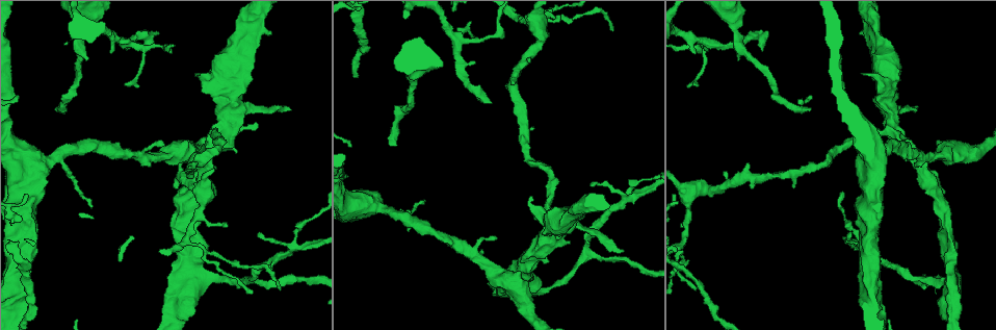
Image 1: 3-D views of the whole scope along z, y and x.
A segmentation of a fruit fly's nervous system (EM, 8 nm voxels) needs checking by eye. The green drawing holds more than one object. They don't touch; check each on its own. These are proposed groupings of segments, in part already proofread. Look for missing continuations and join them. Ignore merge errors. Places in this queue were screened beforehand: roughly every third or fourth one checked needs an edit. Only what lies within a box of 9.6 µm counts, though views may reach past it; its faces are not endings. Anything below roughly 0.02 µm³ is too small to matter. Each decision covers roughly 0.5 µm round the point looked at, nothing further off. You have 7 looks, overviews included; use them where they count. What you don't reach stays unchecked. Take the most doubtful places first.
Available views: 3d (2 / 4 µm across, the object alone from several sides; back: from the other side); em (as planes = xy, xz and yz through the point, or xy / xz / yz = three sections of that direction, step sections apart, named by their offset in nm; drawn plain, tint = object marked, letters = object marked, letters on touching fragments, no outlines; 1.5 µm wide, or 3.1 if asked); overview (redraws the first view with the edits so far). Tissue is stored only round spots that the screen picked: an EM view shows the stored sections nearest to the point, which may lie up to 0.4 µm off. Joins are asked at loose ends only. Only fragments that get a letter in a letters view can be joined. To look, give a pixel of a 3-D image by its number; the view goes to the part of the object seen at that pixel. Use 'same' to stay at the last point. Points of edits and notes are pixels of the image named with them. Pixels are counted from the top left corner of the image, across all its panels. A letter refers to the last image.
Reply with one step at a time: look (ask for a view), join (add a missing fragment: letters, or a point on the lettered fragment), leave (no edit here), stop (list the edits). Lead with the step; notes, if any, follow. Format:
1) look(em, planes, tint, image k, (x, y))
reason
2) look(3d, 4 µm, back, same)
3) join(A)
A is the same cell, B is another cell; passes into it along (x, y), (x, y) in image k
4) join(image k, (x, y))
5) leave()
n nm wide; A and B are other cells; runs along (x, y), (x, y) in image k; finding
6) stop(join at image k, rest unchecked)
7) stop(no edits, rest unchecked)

look(em, planes, letters, image 1, (953, 248))
an open end

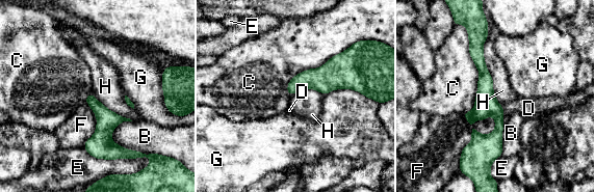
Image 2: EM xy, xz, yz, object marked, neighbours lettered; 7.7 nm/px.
leave()
B, C, D, E, F, G and H are other cells; border along (487, 36), (484, 63), (501, 106) in image 2; none of them fits

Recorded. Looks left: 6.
look(em, 3.1 µm, planes, tint, image 1, (253, 59))
an open end

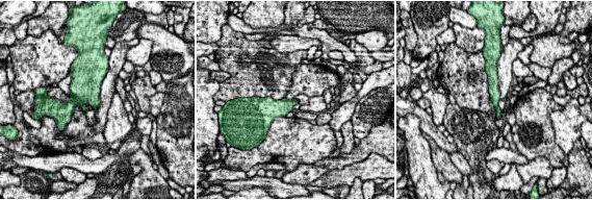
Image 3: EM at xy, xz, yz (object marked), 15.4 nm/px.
look(em, 3.1 µm, planes, letters, same)
see the neighbours

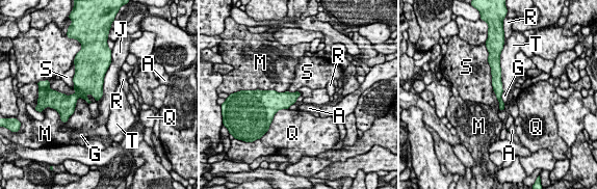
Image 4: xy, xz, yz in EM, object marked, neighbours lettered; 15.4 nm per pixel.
leave()
J touches over 700 nm; A, G, J, M, Q, R, S and T are other cells; none of them fits

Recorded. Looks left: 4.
look(em, planes, letters, image 1, (695, 290))

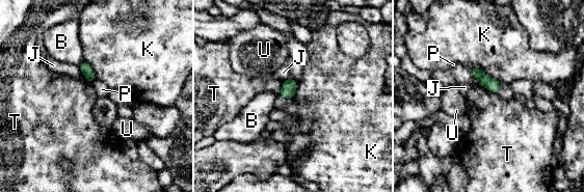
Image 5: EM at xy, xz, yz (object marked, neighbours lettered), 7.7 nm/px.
leave()
B, J, K, P, T and U are other cells; border along (468, 70), (480, 84) in image 5; no lettered fragment goes on from it

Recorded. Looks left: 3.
stop(no edits, rest unchecked)

